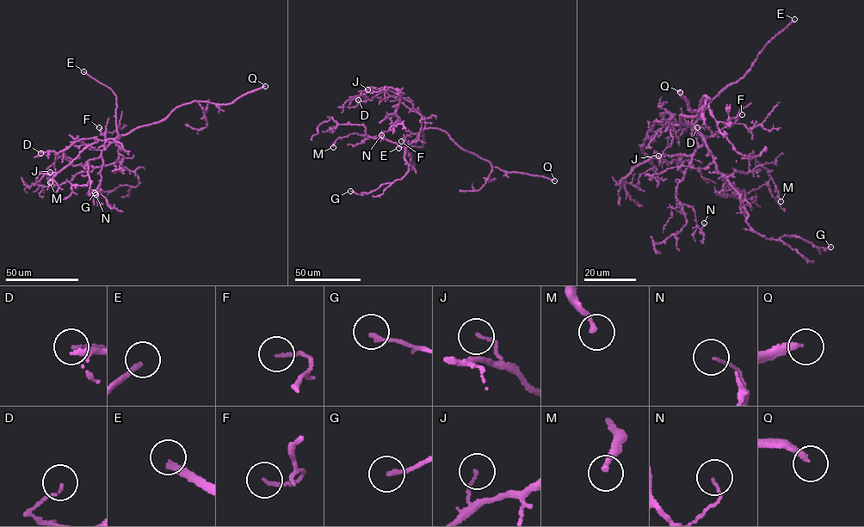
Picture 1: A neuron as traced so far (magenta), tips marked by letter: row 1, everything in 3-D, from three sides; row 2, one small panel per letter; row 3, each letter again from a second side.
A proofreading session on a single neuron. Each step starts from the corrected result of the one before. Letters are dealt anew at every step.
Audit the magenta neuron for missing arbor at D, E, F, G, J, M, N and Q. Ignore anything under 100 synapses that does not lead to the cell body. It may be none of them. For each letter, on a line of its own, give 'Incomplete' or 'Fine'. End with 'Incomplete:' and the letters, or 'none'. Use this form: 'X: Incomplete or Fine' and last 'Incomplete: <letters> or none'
D: Fine
E: Incomplete
F: Fine
G: Fine
J: Fine
M: Fine
N: Fine
Q: Incomplete
Incomplete: E, Q

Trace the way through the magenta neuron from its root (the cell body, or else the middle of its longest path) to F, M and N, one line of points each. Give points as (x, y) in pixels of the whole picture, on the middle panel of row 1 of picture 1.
F: (418, 133), (404, 137), (401, 141)
M: (418, 133), (404, 148), (383, 138), (365, 139), (362, 135), (355, 133), (339, 137), (333, 147)
N: (418, 133), (407, 131), (398, 121), (381, 135)

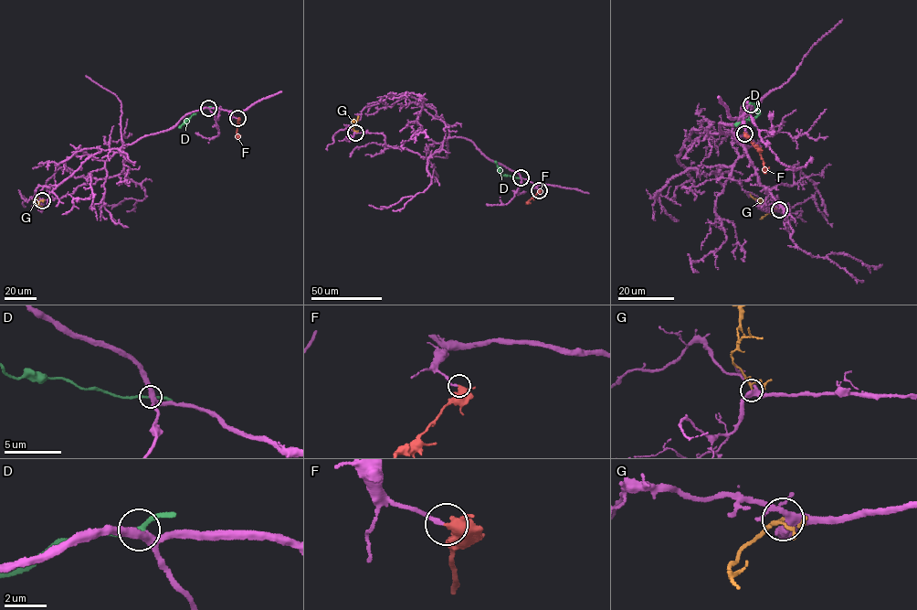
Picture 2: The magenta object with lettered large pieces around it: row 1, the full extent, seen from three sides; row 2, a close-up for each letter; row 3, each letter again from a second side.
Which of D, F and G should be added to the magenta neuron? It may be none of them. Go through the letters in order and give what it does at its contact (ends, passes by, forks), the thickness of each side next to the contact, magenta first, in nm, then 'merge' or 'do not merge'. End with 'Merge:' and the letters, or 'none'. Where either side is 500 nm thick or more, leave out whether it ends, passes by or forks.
D: it passes by | 320/240 nm | do not merge
F: it passes by | 200/400 nm | merge
G: it passes by | 380/140 nm | do not merge
Merge: F

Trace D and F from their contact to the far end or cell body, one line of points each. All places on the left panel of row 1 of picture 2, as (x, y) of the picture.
D: (208, 107), (195, 112), (178, 127)
F: (237, 118), (238, 138)

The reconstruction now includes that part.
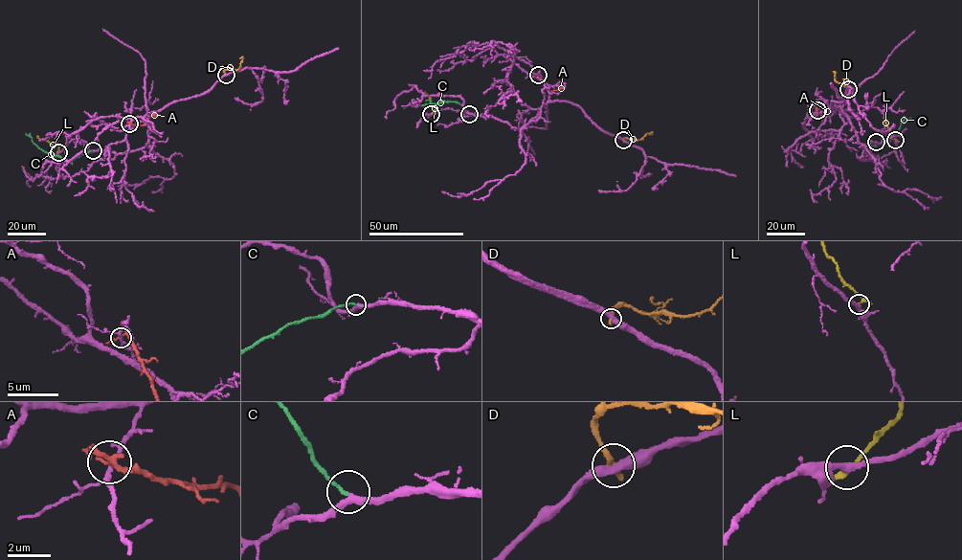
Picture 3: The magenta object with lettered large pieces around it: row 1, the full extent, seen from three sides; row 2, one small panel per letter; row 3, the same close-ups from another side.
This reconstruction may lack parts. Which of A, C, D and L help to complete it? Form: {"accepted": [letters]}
{"accepted": ["C"]}

